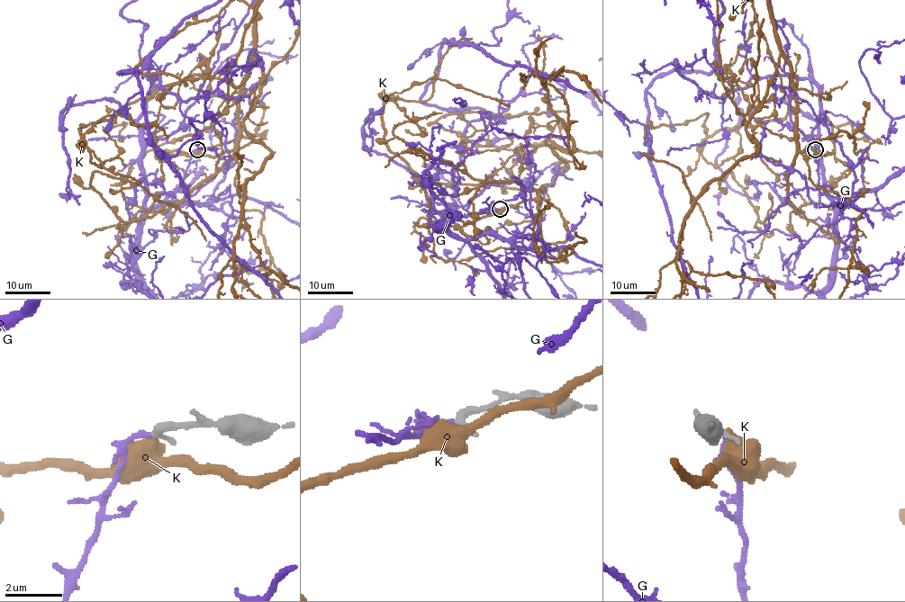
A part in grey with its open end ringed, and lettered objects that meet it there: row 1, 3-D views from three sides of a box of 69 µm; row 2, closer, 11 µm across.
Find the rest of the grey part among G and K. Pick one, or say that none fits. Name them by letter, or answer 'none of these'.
G

